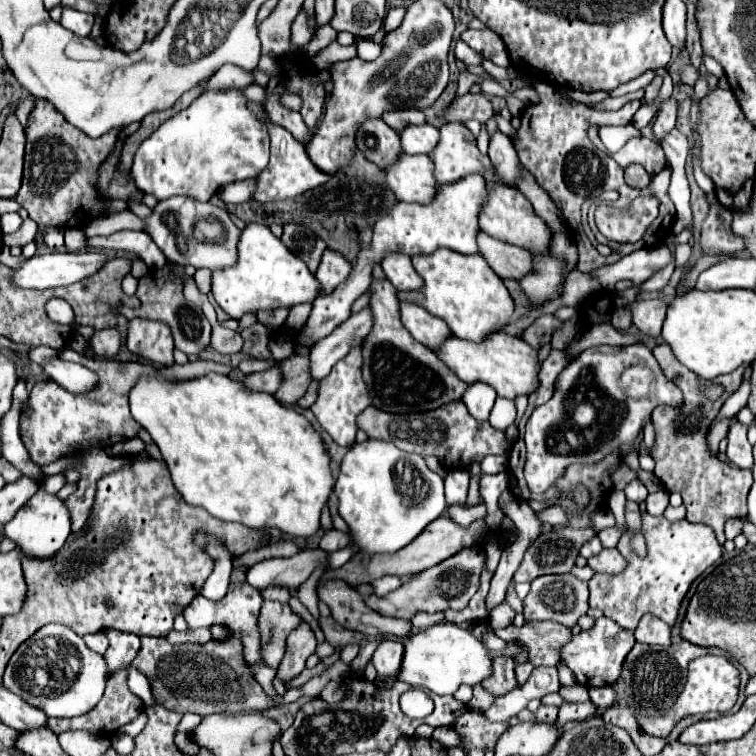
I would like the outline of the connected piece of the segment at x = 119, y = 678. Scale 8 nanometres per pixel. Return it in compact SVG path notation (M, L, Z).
M115 671L109 675L107 689L99 705L87 715L73 718L47 719L47 727L55 733L69 729L87 729L91 733L103 733L105 729L117 731L125 723L131 723L143 711L143 701L129 691L125 671Z

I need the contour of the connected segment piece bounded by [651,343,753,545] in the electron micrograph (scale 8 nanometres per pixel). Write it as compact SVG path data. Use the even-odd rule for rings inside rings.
M665 343L657 345L653 349L653 355L659 361L667 379L671 379L683 391L683 405L681 407L659 405L653 411L653 427L657 433L655 449L651 453L651 457L655 459L655 471L653 473L657 475L657 479L665 487L665 491L681 493L683 503L687 507L687 521L705 523L705 525L713 527L717 541L723 545L725 543L725 535L723 535L725 521L733 519L733 517L745 517L745 513L747 513L745 501L747 501L747 493L751 489L753 477L751 477L749 469L731 467L729 463L723 463L721 459L717 459L707 445L707 435L709 435L709 427L715 421L725 399L731 393L735 393L737 387L741 385L747 365L741 365L733 373L719 375L713 381L709 381L711 385L723 387L723 395L717 401L709 401L703 393L703 387L709 383L699 379L687 367L679 365L679 361L673 357L671 349Z

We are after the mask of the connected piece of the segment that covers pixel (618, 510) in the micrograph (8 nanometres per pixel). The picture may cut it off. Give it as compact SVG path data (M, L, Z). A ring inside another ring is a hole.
M613 490L608 498L608 507L611 509L613 515L615 515L616 526L622 528L625 521L625 503L627 501L623 490Z

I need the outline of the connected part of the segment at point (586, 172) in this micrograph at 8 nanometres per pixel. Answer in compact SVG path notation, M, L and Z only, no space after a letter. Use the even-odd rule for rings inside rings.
M535 81L533 89L539 95L539 101L531 107L523 109L521 113L521 127L517 129L513 137L513 145L517 149L517 155L523 163L523 167L537 179L537 183L549 193L549 197L557 203L557 207L563 211L565 221L571 229L571 235L575 237L575 243L579 247L579 263L577 267L581 271L589 271L593 267L599 267L607 263L607 257L601 257L599 251L591 245L589 237L585 235L581 227L581 205L587 197L591 197L591 191L623 191L627 197L637 197L639 193L631 189L623 181L623 169L603 151L599 151L589 139L587 139L587 127L591 123L609 123L609 125L627 125L631 123L633 113L639 109L641 101L629 101L617 111L599 111L593 107L587 107L583 103L573 103L569 107L559 103L559 97L555 89L545 81Z

